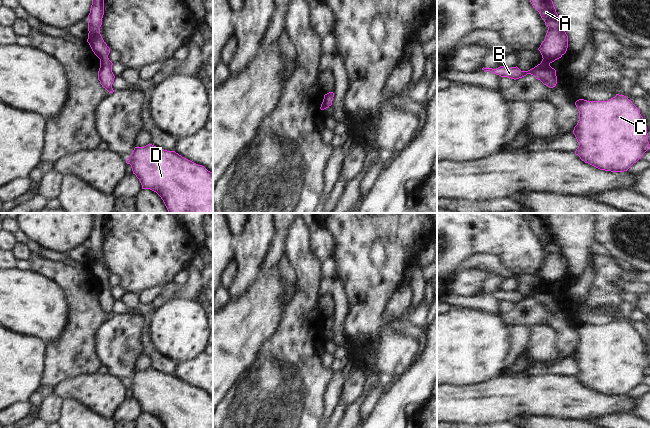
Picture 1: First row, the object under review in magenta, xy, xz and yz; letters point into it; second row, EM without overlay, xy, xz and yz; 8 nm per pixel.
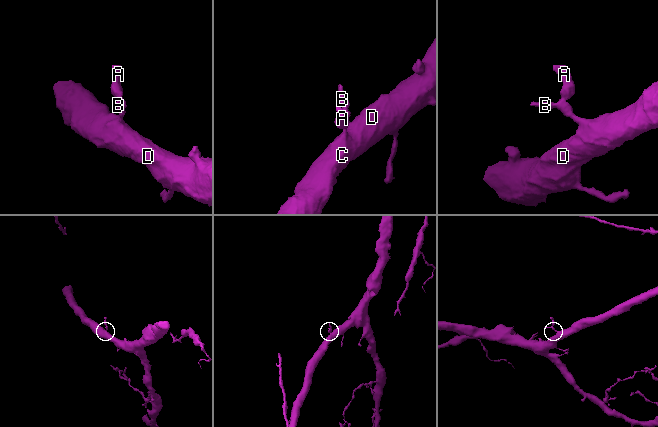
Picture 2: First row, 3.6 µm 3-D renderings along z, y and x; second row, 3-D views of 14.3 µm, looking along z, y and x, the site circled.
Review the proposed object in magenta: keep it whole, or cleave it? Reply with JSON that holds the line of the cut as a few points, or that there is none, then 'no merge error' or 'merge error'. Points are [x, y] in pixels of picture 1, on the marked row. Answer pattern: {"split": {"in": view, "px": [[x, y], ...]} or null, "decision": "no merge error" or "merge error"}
{"split": null, "decision": "no merge error"}

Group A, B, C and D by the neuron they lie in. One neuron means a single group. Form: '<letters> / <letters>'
A B C D

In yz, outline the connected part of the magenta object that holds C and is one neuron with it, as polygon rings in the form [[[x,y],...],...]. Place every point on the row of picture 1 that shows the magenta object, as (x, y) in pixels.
[[[616,94],[607,101],[587,101],[579,99],[575,102],[579,111],[579,120],[574,127],[573,134],[579,144],[575,154],[582,161],[600,170],[611,172],[627,171],[650,148],[648,142],[647,126],[640,114],[640,110],[624,95]]]

